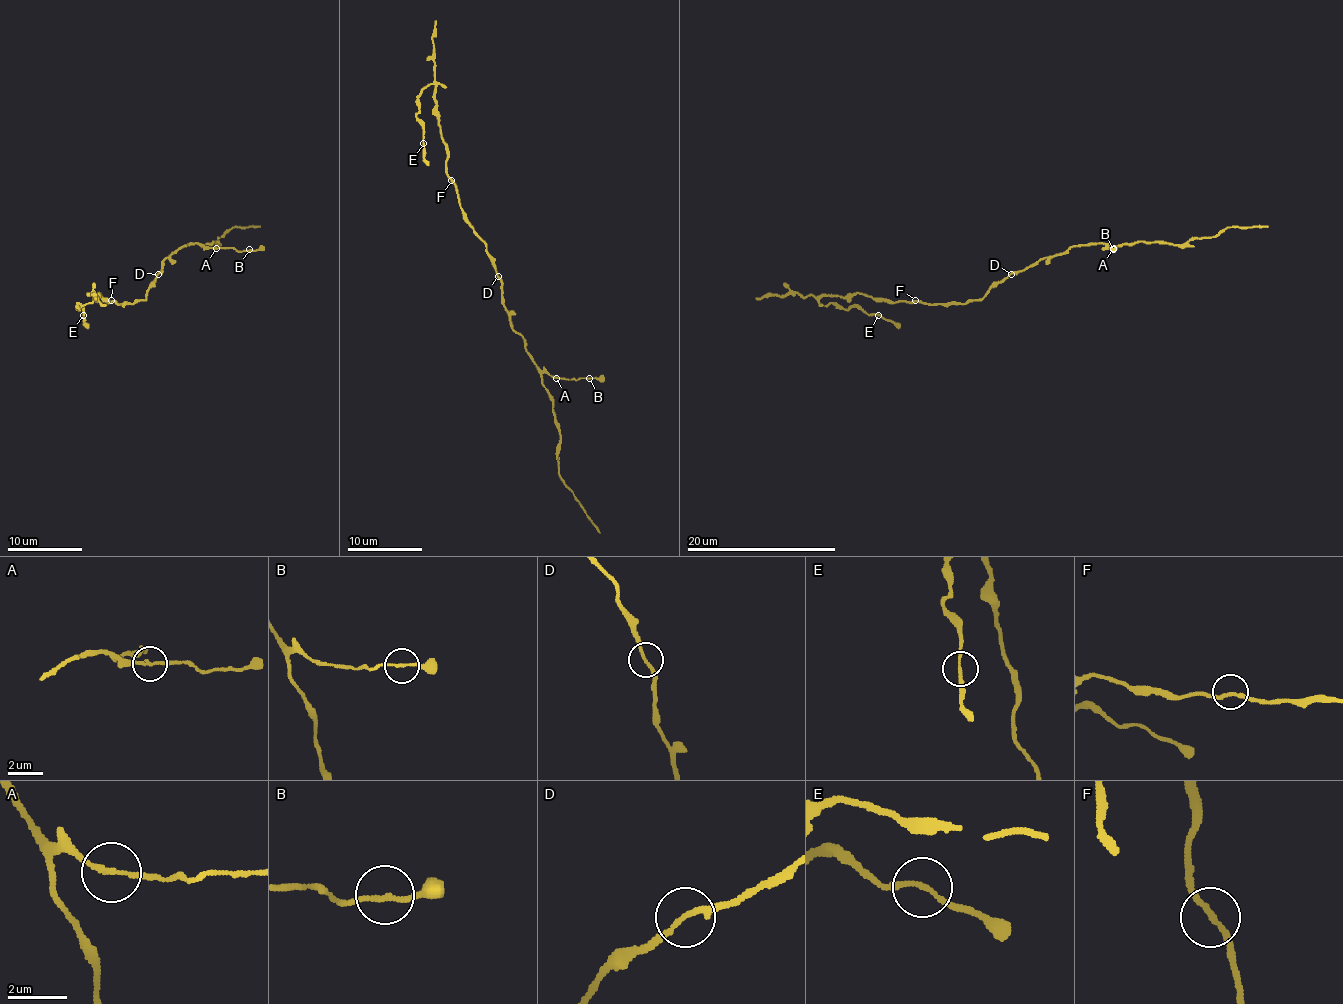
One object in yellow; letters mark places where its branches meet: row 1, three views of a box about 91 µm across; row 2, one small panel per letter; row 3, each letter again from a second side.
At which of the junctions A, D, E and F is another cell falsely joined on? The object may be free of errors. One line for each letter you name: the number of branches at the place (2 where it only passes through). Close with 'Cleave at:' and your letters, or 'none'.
Cleave at: none

